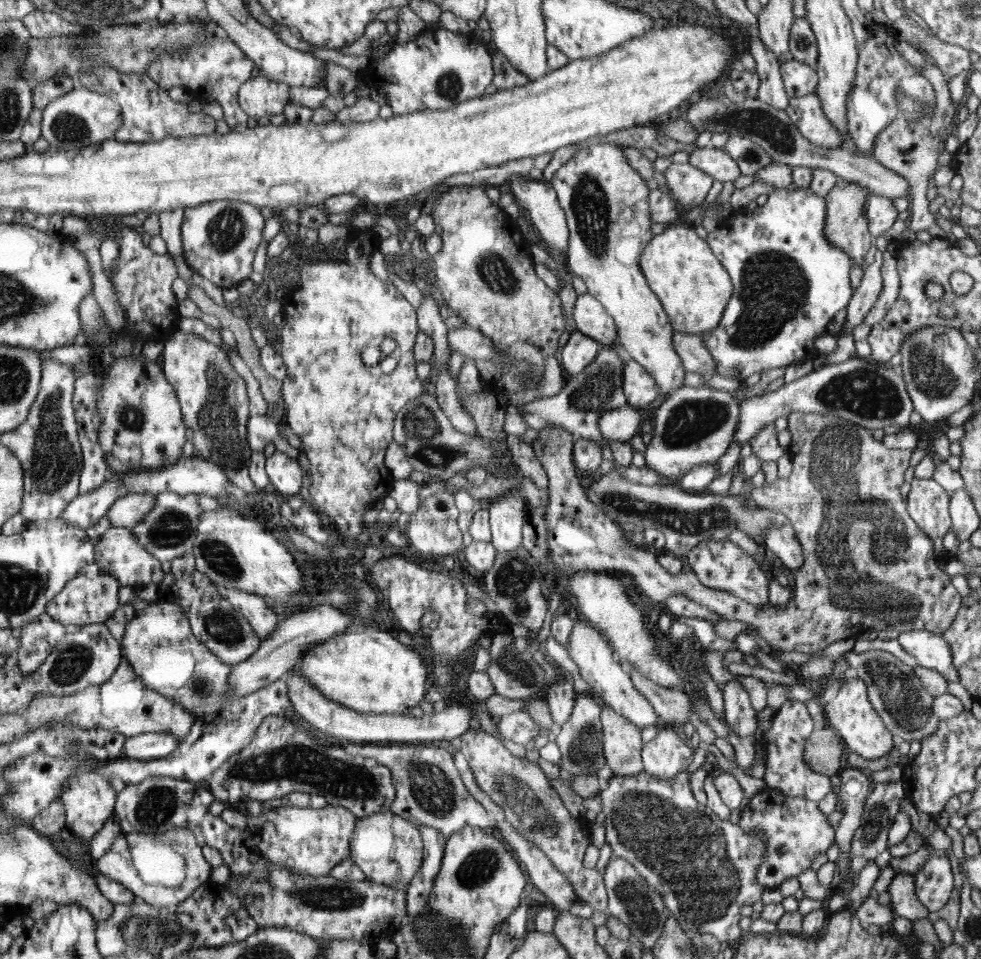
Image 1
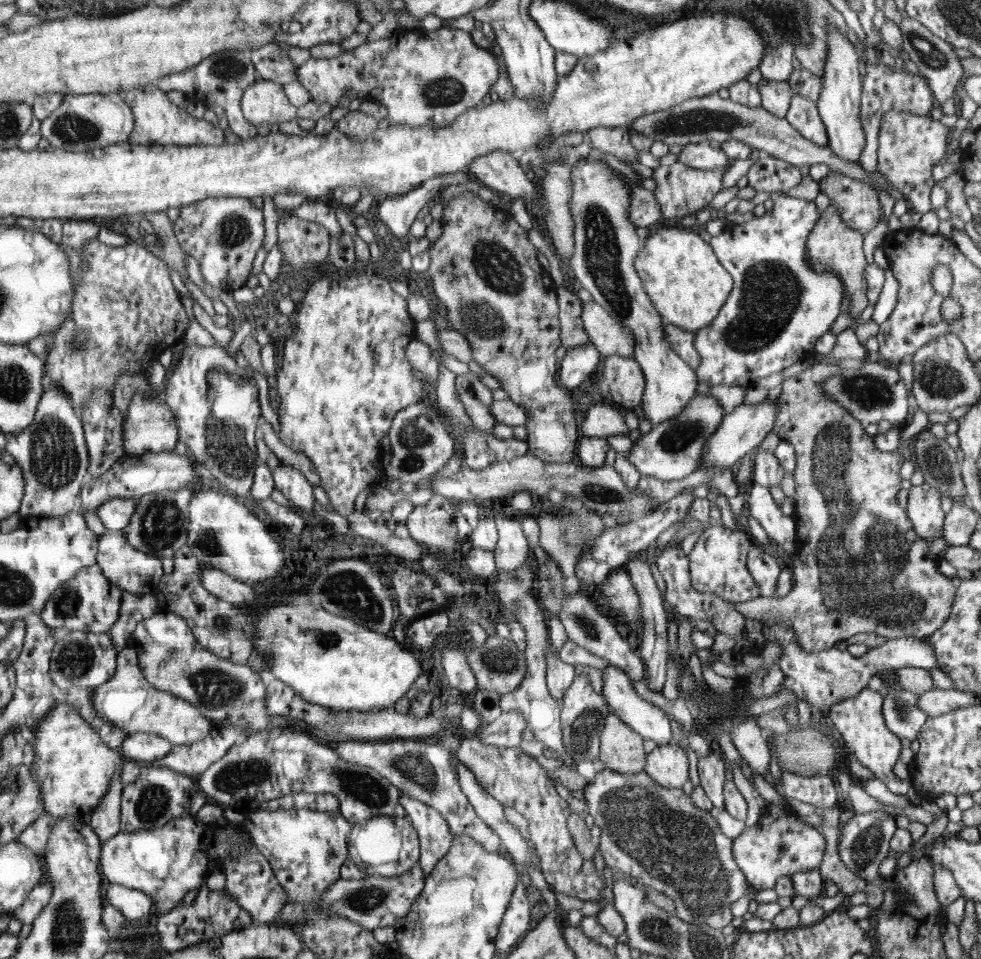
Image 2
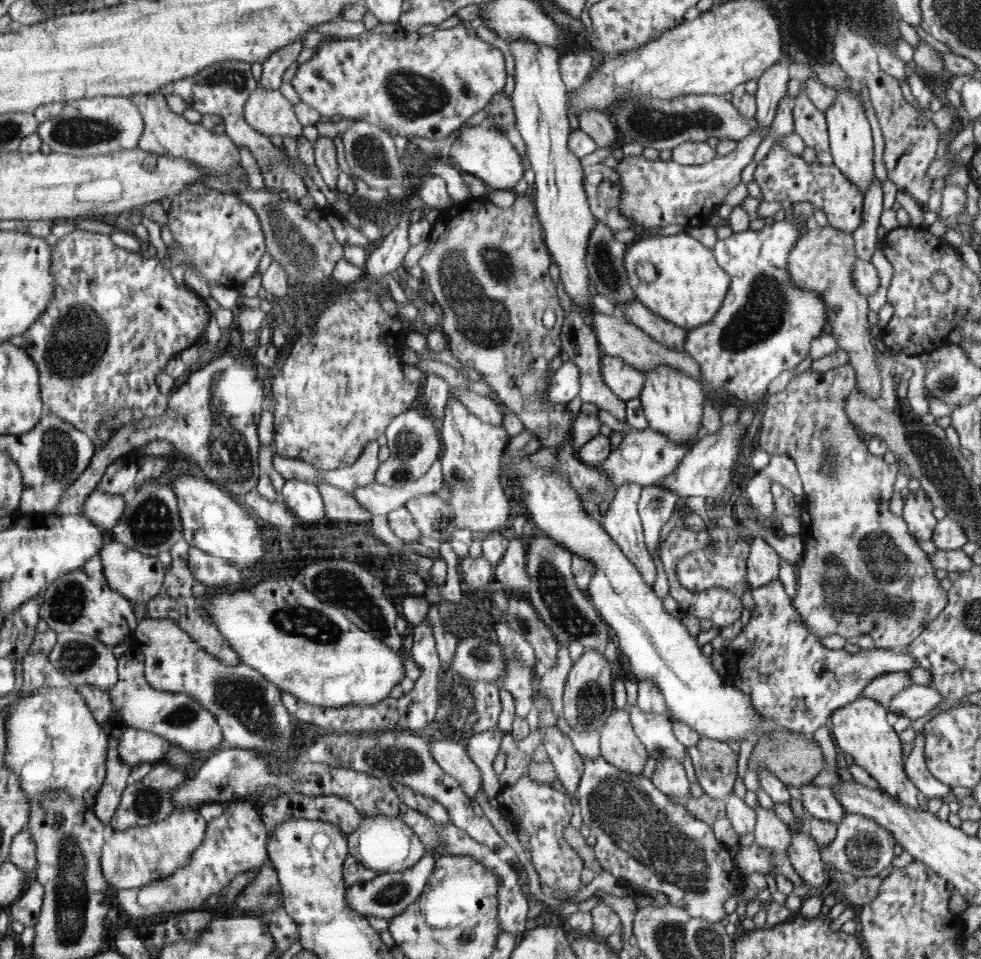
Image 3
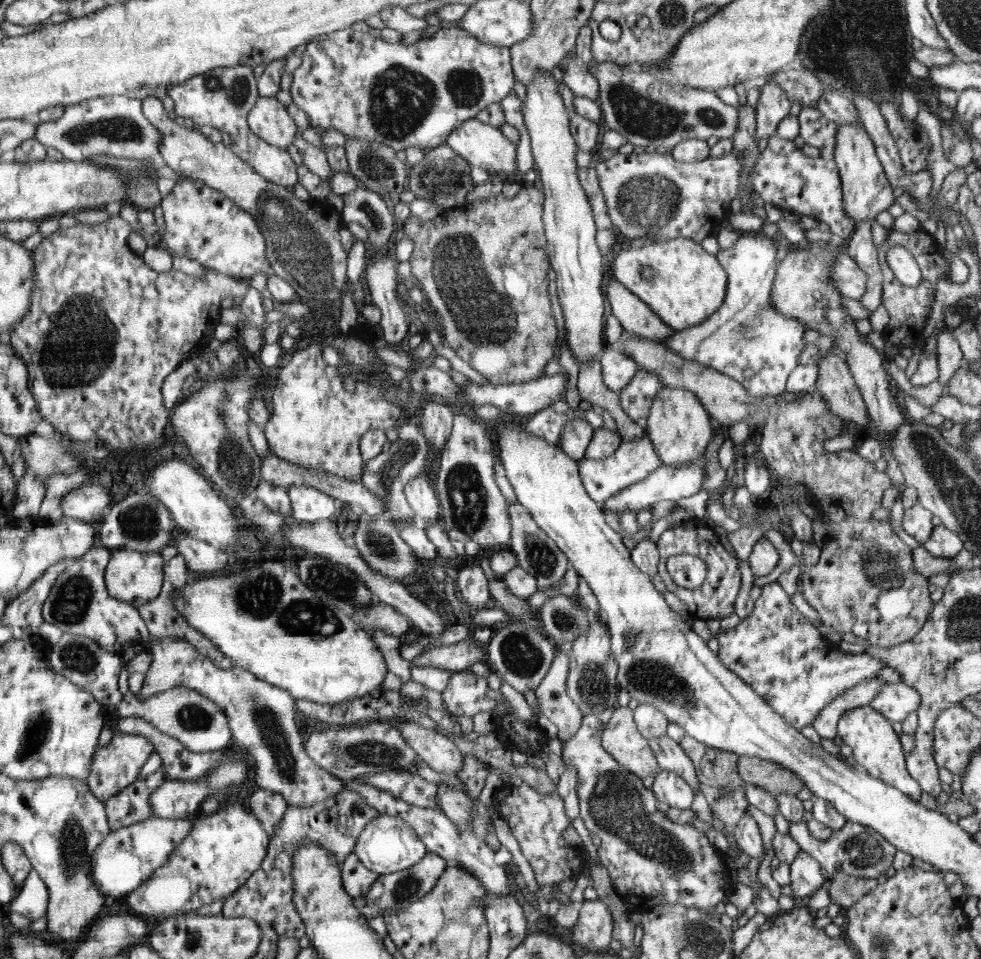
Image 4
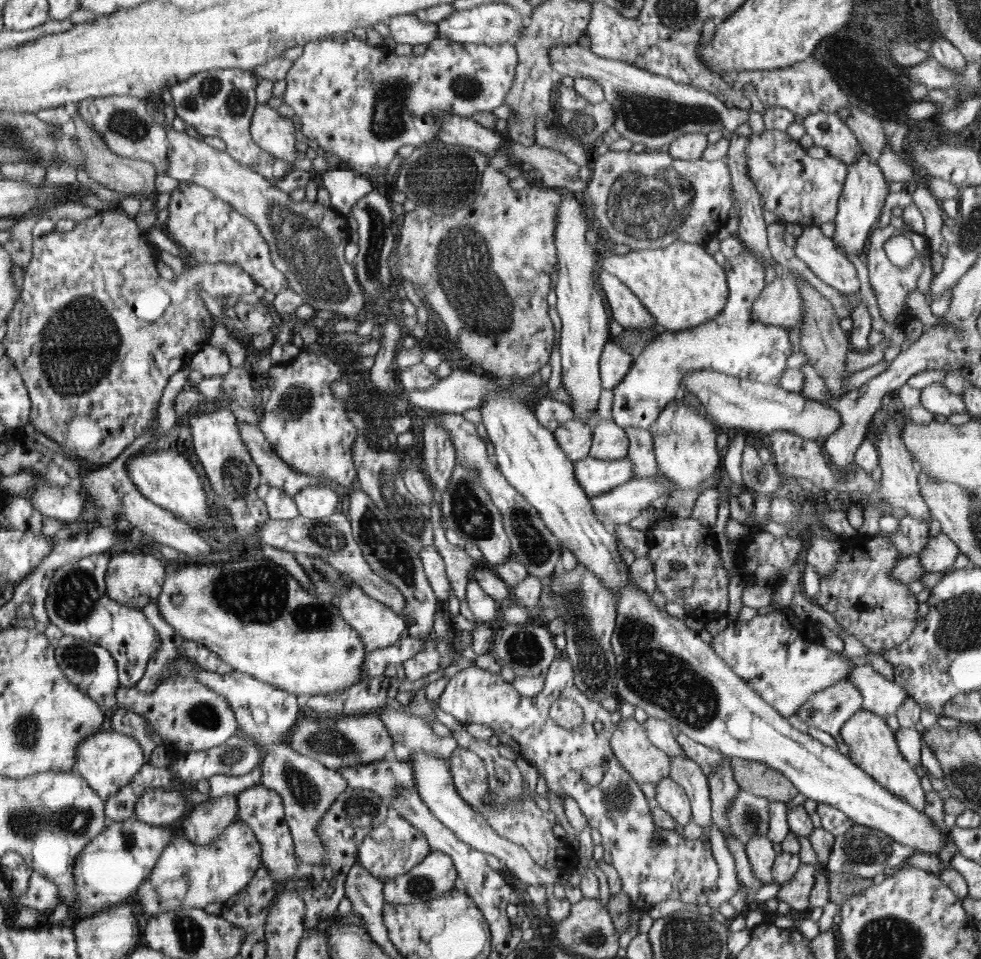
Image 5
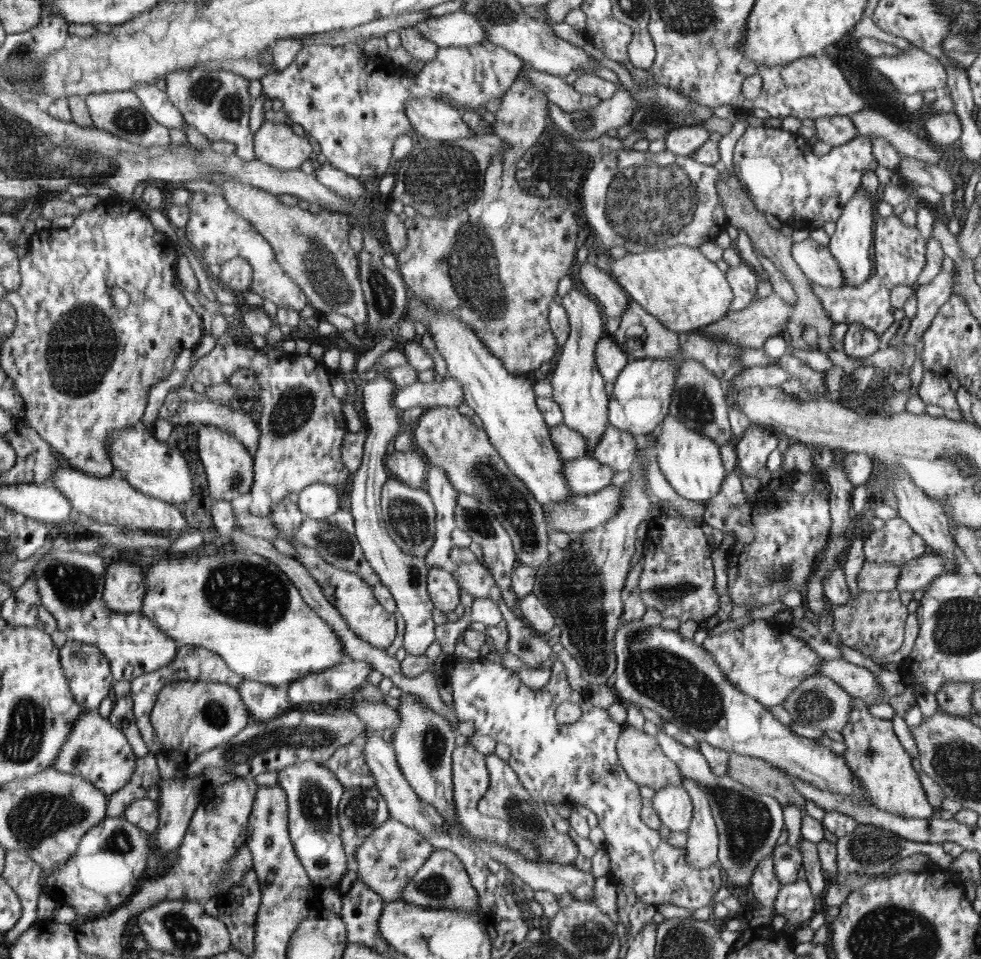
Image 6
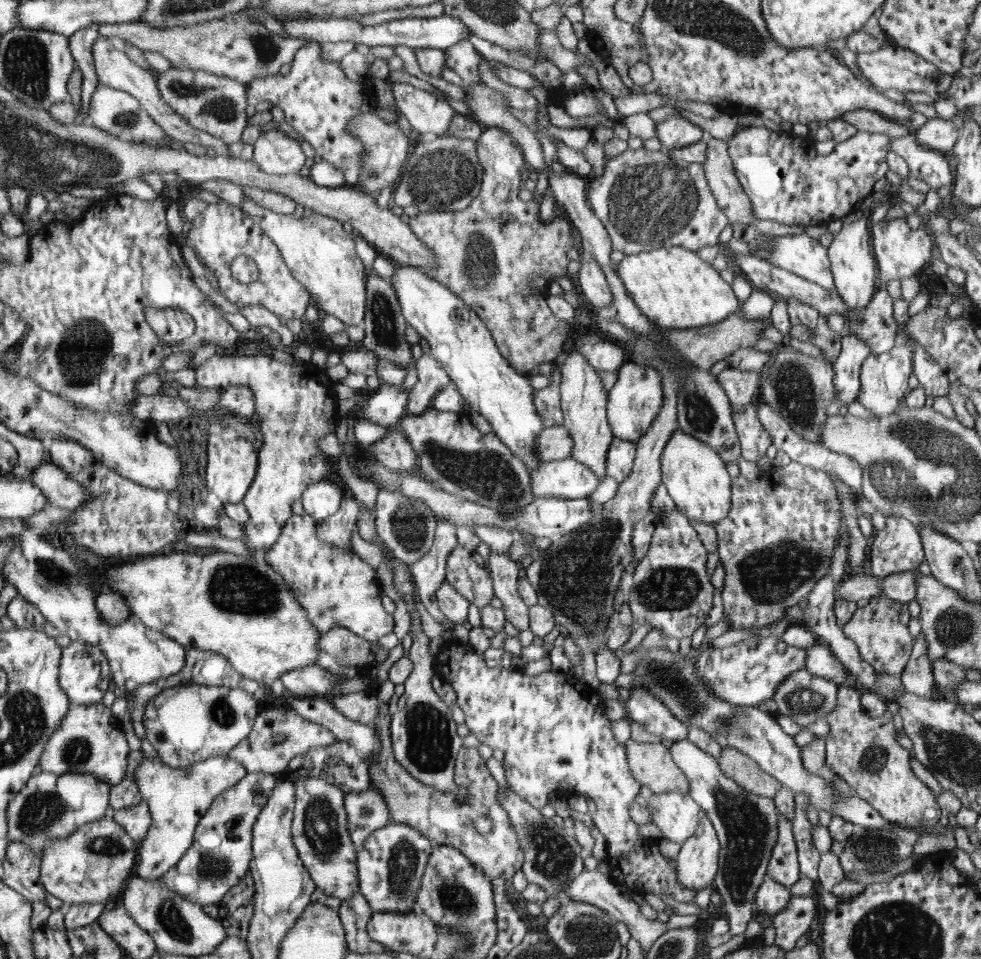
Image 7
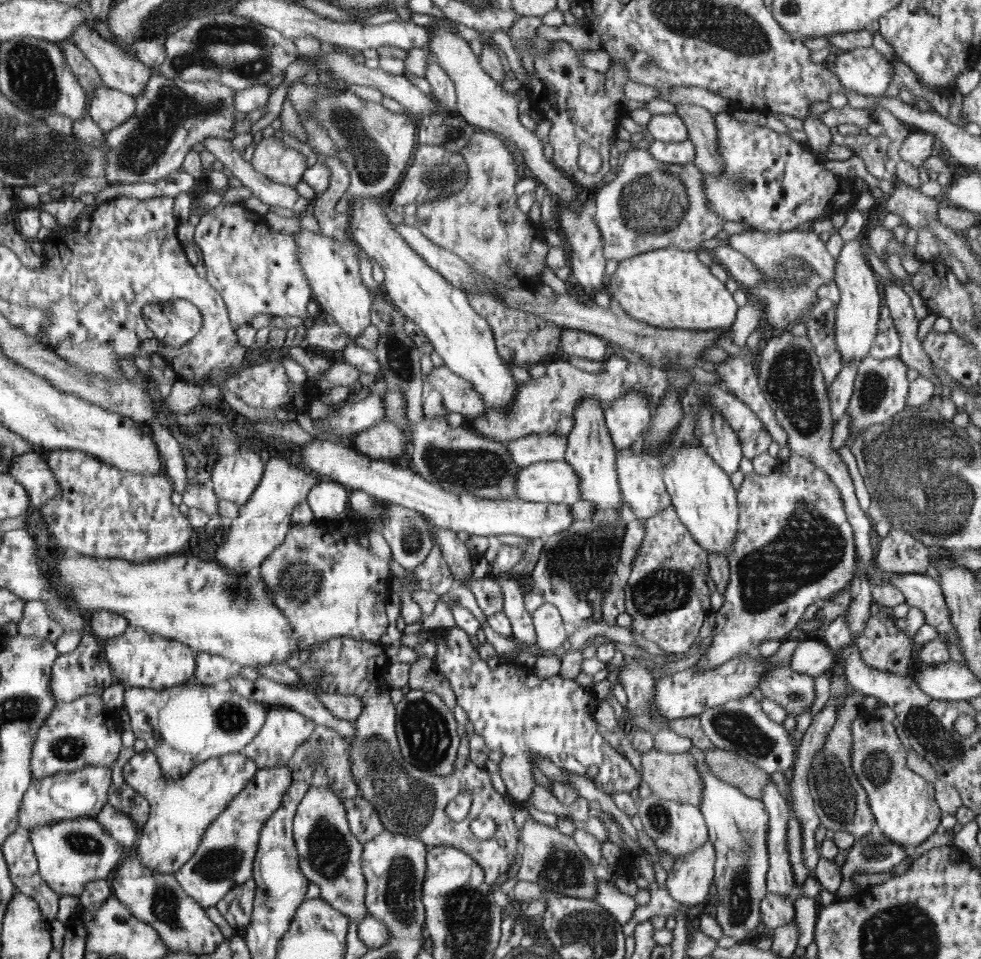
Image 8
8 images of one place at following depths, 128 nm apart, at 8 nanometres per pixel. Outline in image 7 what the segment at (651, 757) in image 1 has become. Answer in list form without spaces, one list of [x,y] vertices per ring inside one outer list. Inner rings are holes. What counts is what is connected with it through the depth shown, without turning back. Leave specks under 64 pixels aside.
[[[678,791],[666,792],[664,794],[654,793],[645,806],[651,812],[651,822],[656,824],[662,832],[662,838],[670,842],[683,844],[694,836],[703,818],[701,805],[697,803],[688,793]]]

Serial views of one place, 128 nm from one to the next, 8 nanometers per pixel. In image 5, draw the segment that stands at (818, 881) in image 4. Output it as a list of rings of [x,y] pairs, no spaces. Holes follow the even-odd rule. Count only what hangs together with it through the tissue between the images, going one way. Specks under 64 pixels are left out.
[[[801,863],[796,874],[782,886],[778,899],[788,903],[794,914],[805,914],[810,909],[809,894],[814,886],[816,865]]]

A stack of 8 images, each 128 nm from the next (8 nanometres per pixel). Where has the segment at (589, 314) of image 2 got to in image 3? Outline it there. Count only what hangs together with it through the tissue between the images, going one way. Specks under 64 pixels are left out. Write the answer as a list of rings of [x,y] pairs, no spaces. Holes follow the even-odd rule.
[[[599,311],[594,312],[591,326],[598,339],[602,353],[621,358],[623,361],[631,363],[632,366],[636,367],[637,370],[640,370],[643,374],[654,370],[654,368],[668,366],[668,368],[678,368],[680,372],[688,373],[694,380],[702,381],[701,364],[698,363],[693,356],[682,351],[669,349],[666,345],[660,344],[649,334],[638,328],[637,325],[626,321],[625,318],[618,313],[607,315]]]

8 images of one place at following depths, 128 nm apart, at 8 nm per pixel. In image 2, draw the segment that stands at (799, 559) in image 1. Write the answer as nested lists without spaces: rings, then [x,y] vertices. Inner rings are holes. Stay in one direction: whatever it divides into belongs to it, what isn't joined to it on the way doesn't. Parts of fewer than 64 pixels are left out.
[[[751,483],[748,490],[748,506],[754,519],[763,526],[770,542],[780,545],[788,554],[797,548],[797,526],[793,517],[784,516],[764,486]]]

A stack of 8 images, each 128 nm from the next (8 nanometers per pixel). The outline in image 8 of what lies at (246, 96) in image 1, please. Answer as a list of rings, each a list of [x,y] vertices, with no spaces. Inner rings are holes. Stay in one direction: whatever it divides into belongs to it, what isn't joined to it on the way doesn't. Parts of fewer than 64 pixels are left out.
[[[280,136],[262,138],[255,146],[251,164],[269,180],[291,187],[302,180],[306,170],[304,156],[298,154],[297,148],[291,148],[287,137]]]

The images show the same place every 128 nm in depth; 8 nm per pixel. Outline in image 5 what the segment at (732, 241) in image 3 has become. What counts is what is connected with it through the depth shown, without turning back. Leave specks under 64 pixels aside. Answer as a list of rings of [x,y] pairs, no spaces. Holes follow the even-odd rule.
[[[745,248],[738,256],[726,256],[724,264],[726,276],[730,276],[730,300],[721,314],[699,327],[685,331],[665,330],[662,334],[658,334],[658,338],[648,342],[641,350],[636,357],[636,362],[630,367],[629,374],[613,388],[612,417],[617,425],[621,425],[621,428],[634,426],[649,430],[661,414],[662,408],[672,403],[681,392],[681,381],[685,375],[697,370],[708,368],[742,379],[773,385],[780,384],[782,375],[787,370],[787,358],[792,354],[791,342],[795,339],[790,337],[790,328],[780,328],[780,326],[762,324],[754,320],[754,302],[757,302],[766,286],[766,265],[760,257],[754,256],[750,250]]]

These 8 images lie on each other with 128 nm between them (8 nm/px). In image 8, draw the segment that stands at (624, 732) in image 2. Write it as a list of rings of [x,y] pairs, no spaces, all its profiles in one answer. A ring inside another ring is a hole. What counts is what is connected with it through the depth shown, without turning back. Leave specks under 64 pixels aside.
[[[652,748],[642,752],[642,780],[648,784],[652,793],[662,800],[681,801],[682,804],[692,804],[700,807],[704,798],[705,783],[701,772],[697,769],[697,760],[690,753],[668,753]]]

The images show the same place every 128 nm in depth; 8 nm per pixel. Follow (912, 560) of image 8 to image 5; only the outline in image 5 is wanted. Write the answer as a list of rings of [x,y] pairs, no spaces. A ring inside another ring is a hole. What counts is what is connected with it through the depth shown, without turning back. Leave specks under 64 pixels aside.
[[[906,516],[900,520],[896,532],[886,534],[888,542],[902,554],[902,557],[919,554],[929,538],[929,527],[923,521]]]

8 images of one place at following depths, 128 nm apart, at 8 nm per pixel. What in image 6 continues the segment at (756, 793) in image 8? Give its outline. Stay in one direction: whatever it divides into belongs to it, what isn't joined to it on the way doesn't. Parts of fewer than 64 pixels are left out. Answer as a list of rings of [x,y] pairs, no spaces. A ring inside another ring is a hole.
[[[729,752],[727,775],[735,781],[753,789],[757,793],[765,793],[779,800],[783,806],[793,804],[813,818],[823,818],[826,814],[816,802],[805,799],[794,784],[784,776],[781,770],[772,766],[768,761],[758,757],[751,757]]]

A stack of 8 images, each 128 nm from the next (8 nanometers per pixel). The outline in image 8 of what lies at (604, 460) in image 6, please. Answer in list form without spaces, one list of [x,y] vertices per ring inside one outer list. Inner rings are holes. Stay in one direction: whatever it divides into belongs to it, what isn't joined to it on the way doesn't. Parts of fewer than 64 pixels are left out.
[[[630,448],[618,452],[617,476],[621,486],[621,494],[624,497],[623,502],[630,505],[634,520],[638,523],[640,520],[661,515],[661,512],[671,507],[672,498],[665,488],[664,474],[660,468],[647,463],[640,452],[634,452]]]

